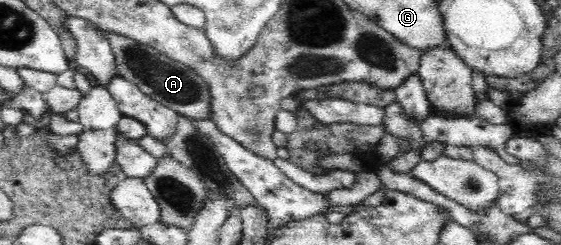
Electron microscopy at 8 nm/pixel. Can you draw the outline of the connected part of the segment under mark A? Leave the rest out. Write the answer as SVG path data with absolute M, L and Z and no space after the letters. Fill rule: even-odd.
M105 30L104 34L113 50L118 75L134 83L145 95L157 103L178 114L193 120L211 120L211 111L213 111L211 88L209 88L207 80L193 68L157 51L157 48L143 45L127 35L121 35L121 33L111 30Z

